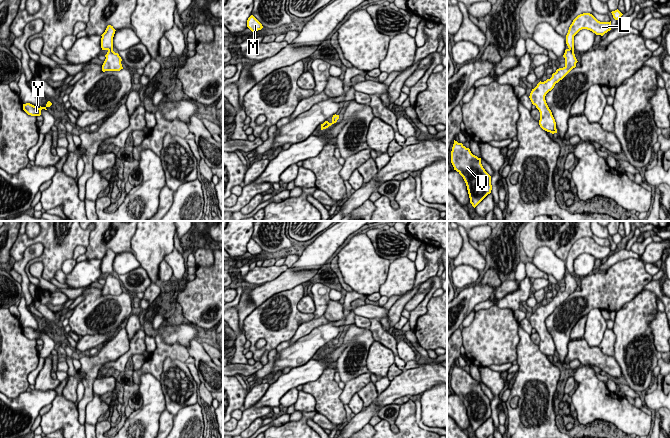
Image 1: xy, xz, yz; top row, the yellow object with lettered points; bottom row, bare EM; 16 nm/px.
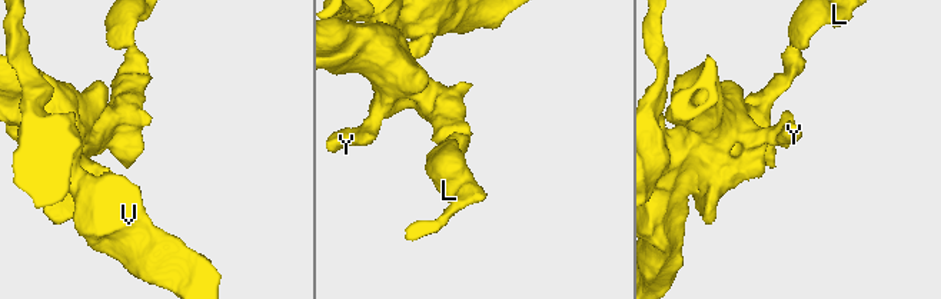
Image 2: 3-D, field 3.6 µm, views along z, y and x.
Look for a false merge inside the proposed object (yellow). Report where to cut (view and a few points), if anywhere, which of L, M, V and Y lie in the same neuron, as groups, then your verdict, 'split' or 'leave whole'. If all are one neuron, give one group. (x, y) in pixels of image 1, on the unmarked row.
no cut | L M V Y | leave whole

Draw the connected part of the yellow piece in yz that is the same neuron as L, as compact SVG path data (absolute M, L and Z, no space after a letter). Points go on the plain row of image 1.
M590 237L578 239L573 244L566 259L566 268L568 272L563 279L565 282L565 290L557 293L550 303L547 303L544 306L540 305L537 310L532 313L529 320L532 328L535 329L540 336L540 351L552 358L557 357L556 346L546 327L545 320L554 312L556 307L562 304L573 292L576 291L578 285L574 278L574 260L582 253L587 253L596 259L603 260L611 254L611 245L600 246Z

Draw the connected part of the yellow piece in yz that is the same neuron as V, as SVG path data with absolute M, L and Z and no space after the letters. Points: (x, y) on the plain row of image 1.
M454 364L451 375L451 387L464 403L470 427L475 432L491 417L491 400L481 388L481 382L473 379L469 372Z

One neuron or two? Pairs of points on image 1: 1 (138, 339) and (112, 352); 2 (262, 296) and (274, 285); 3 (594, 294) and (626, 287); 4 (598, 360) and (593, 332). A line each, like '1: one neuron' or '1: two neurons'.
1: two neurons
2: one neuron
3: one neuron
4: two neurons

